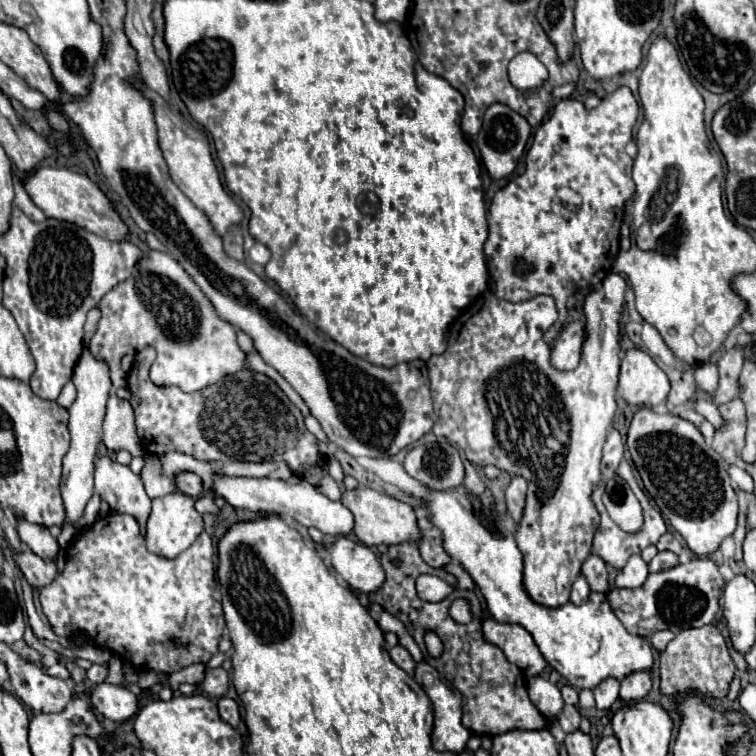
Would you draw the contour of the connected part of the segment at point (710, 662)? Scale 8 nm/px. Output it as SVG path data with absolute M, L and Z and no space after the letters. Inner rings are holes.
M713 624L681 630L661 652L661 692L669 696L697 690L713 698L723 698L727 696L733 674L735 674L735 662L729 656L725 638Z

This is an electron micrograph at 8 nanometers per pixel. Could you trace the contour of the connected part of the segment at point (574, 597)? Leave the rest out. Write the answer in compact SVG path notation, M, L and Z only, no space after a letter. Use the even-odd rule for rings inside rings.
M579 576L575 582L573 582L573 590L571 590L571 602L573 604L583 604L587 598L589 598L589 584L585 580L585 576Z

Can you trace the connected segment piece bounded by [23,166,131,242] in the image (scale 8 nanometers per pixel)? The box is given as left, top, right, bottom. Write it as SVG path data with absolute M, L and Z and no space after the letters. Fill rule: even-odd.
M43 166L43 168L37 168L35 172L31 172L23 186L25 186L27 194L31 196L31 200L49 218L77 224L77 226L81 226L81 228L85 228L85 230L89 230L105 240L111 240L111 242L123 242L131 234L129 226L125 224L121 214L115 210L115 204L85 174L79 174L79 172L73 172L67 168Z

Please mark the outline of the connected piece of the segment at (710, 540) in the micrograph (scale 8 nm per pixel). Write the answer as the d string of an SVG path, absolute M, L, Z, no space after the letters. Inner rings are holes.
M639 408L629 426L627 448L647 492L697 556L715 552L723 538L733 534L737 526L737 496L731 488L727 464L705 444L691 422L671 414L657 414L651 408Z

